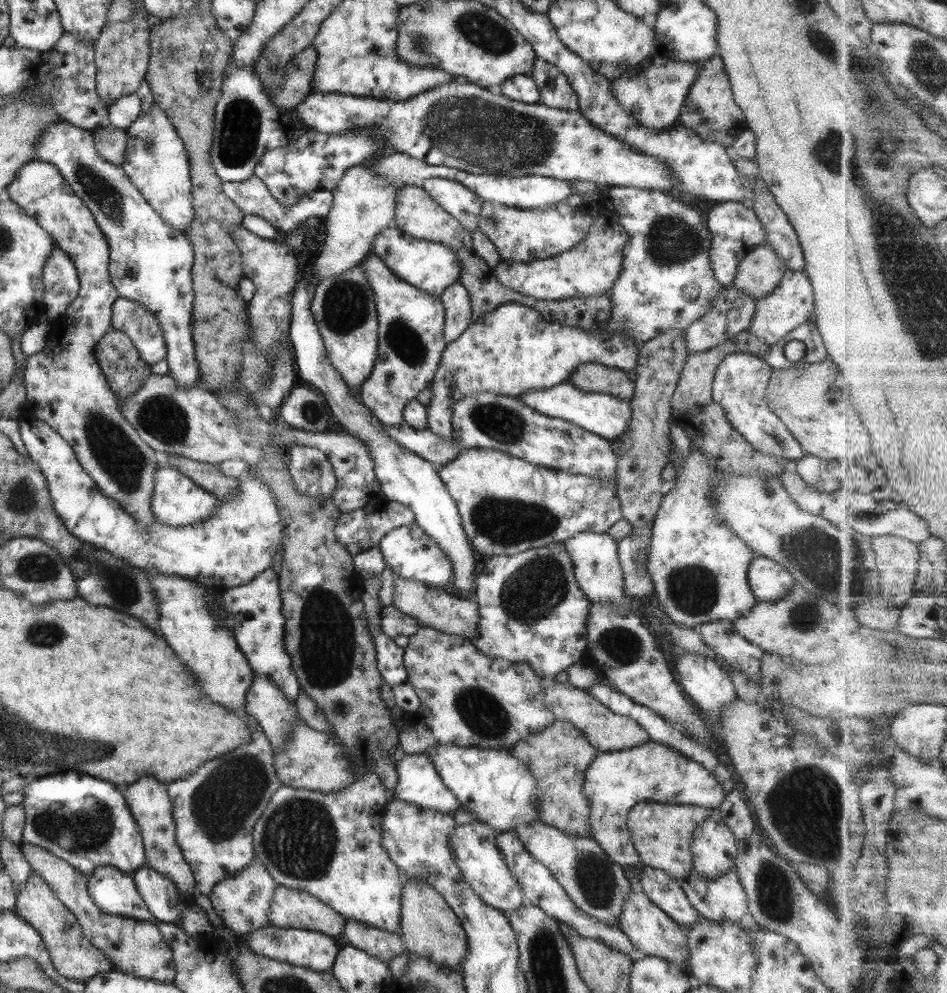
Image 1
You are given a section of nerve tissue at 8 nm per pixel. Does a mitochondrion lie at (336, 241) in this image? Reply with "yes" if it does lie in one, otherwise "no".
no

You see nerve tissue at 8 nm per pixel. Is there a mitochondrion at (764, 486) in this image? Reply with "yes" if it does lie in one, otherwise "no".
yes

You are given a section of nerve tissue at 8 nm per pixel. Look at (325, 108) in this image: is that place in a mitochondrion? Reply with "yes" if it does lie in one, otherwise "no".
no

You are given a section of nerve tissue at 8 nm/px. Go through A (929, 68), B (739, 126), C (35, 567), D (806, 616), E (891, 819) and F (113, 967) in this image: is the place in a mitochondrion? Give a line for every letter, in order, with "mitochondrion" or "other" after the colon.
A: mitochondrion
B: other
C: mitochondrion
D: mitochondrion
E: other
F: other

